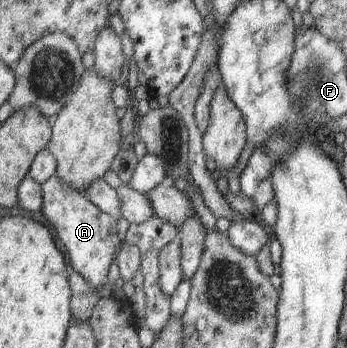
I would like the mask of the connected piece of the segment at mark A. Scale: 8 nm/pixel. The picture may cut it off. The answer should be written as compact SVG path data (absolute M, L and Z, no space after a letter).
M56 175L41 183L41 190L41 212L66 247L71 263L69 269L76 270L92 287L108 284L108 267L112 265L122 243L118 238L117 221L94 205L82 191L64 183Z

